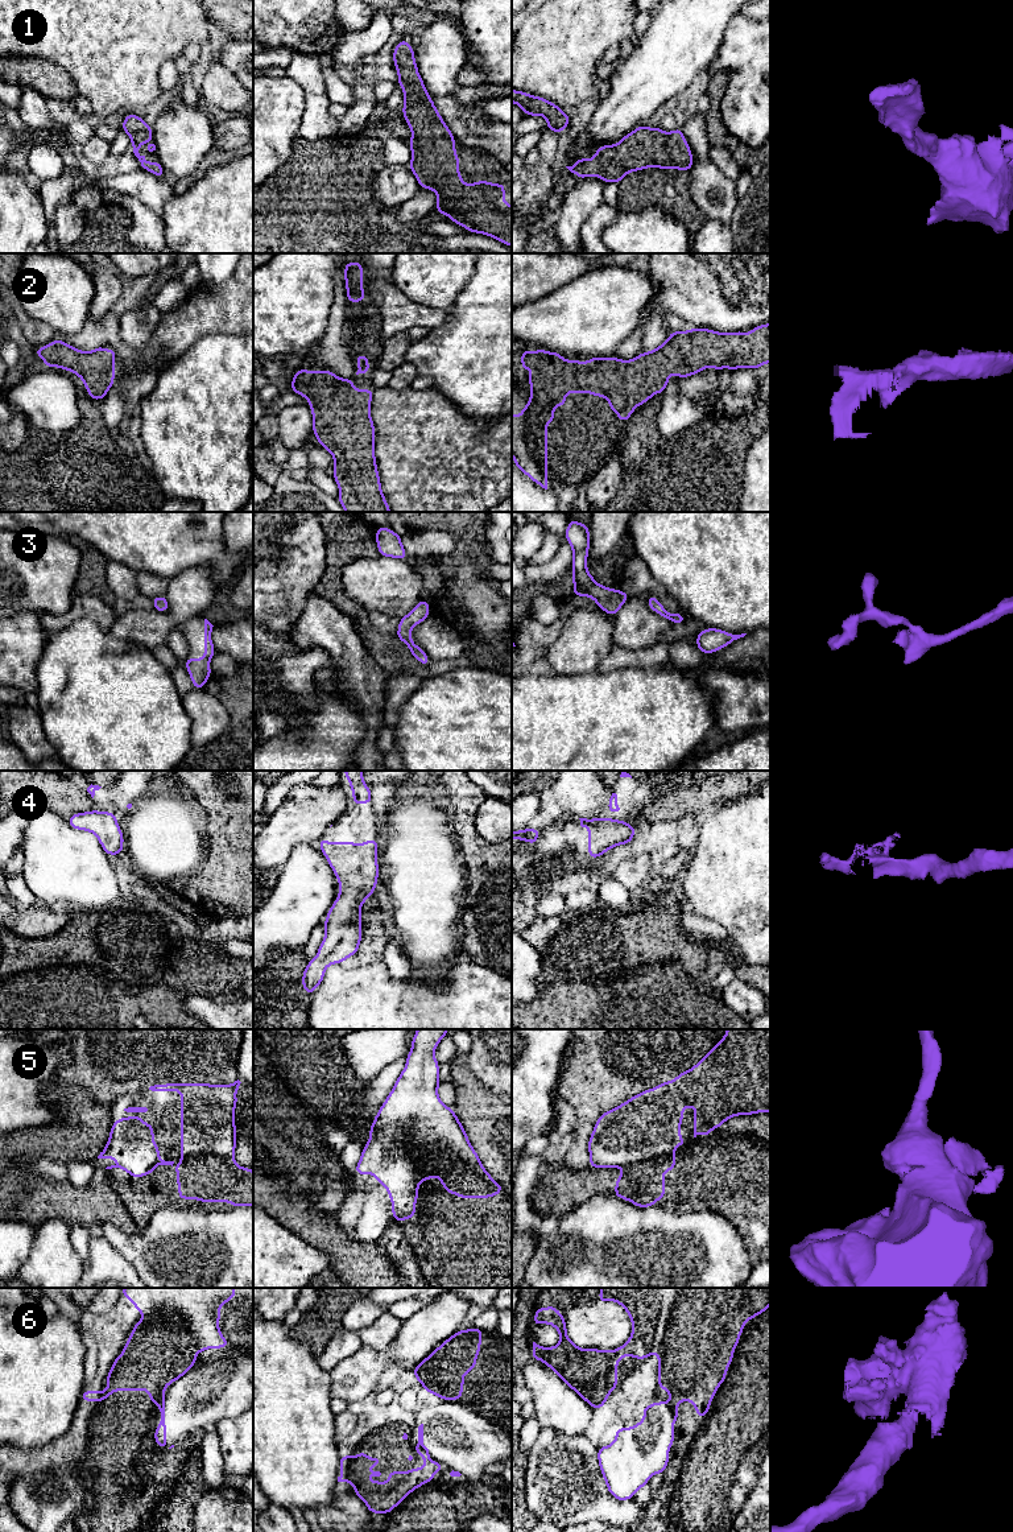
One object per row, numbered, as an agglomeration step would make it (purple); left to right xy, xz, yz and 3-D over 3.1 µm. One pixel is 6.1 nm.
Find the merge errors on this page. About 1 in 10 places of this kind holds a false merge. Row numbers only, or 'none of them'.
5, 6

